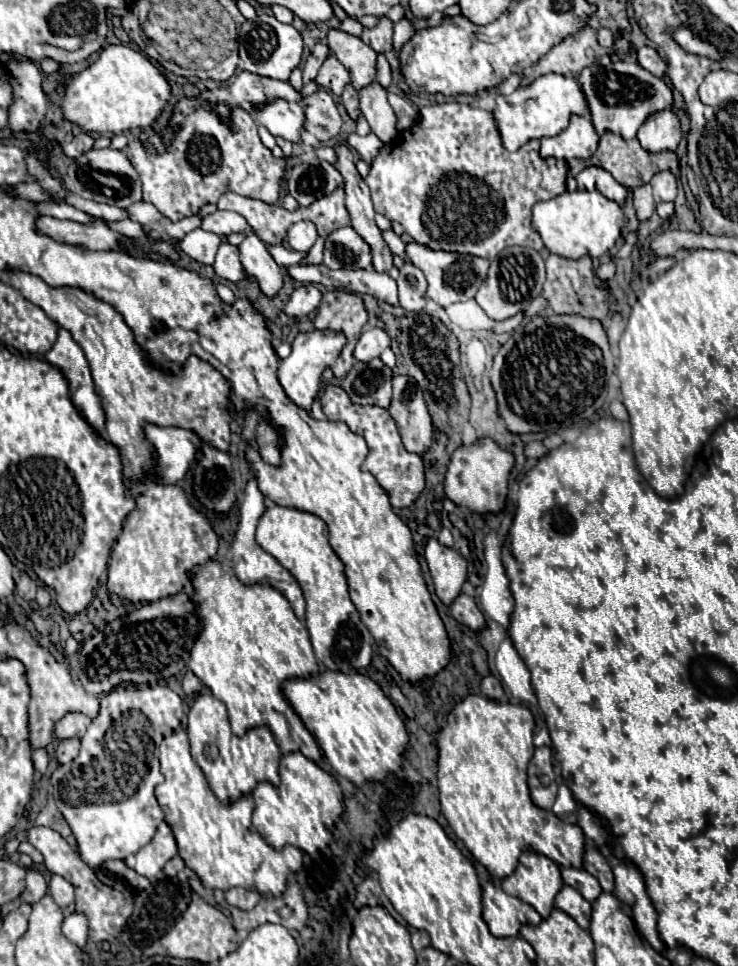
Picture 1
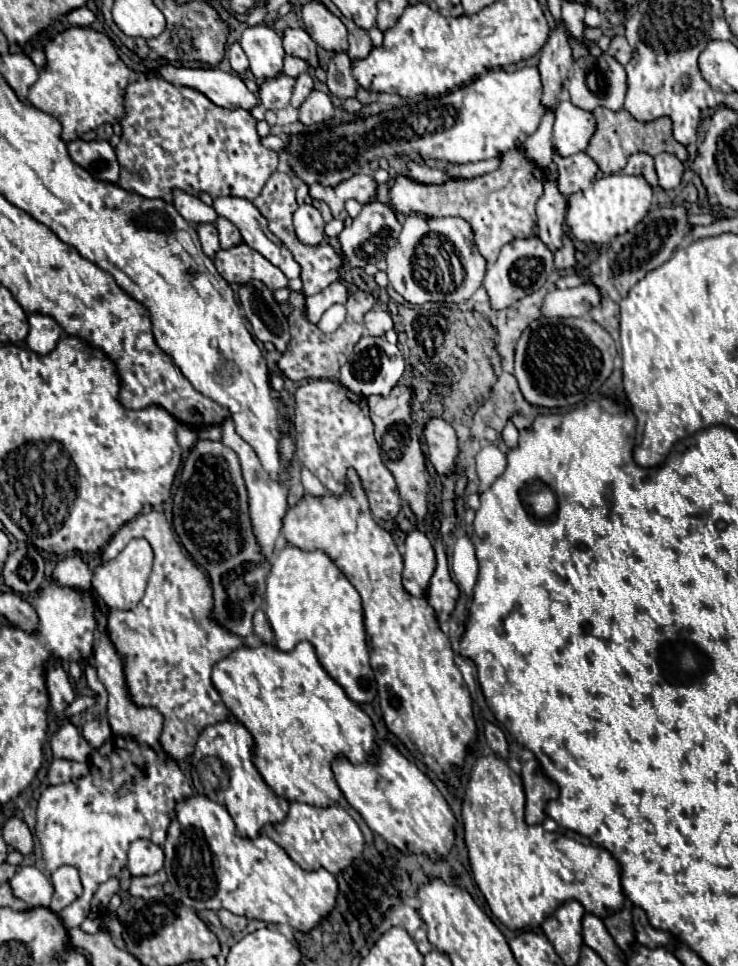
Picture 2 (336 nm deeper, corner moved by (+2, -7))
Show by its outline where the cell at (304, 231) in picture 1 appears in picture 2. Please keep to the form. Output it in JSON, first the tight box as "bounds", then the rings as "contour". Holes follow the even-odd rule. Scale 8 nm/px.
{"bounds":[294,205,324,245],"contour":[[[300,205],[294,213],[294,231],[300,243],[320,245],[324,241],[324,221],[320,211],[312,205]]]}

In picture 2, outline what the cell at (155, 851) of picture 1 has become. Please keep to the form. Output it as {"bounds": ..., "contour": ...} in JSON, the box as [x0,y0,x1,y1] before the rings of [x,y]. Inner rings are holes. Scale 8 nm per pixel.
{"bounds":[128,839,164,877],"contour":[[[136,839],[128,849],[128,869],[134,877],[138,875],[154,875],[164,865],[162,847],[148,841]]]}

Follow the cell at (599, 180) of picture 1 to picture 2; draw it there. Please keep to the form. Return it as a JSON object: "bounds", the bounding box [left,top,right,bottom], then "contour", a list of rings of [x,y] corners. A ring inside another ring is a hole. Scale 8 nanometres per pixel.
{"bounds":[556,153,598,195],"contour":[[[574,153],[570,157],[558,157],[556,165],[560,169],[558,189],[562,195],[572,195],[590,189],[598,173],[598,165],[586,153]]]}

